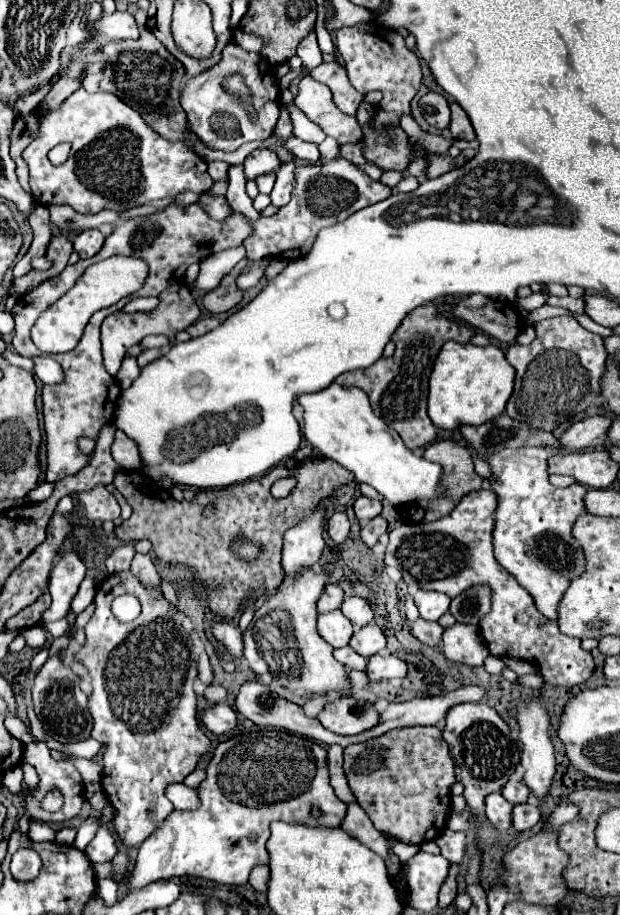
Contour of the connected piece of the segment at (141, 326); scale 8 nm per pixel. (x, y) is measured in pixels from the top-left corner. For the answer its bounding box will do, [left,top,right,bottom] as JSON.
[102,284,200,376]

